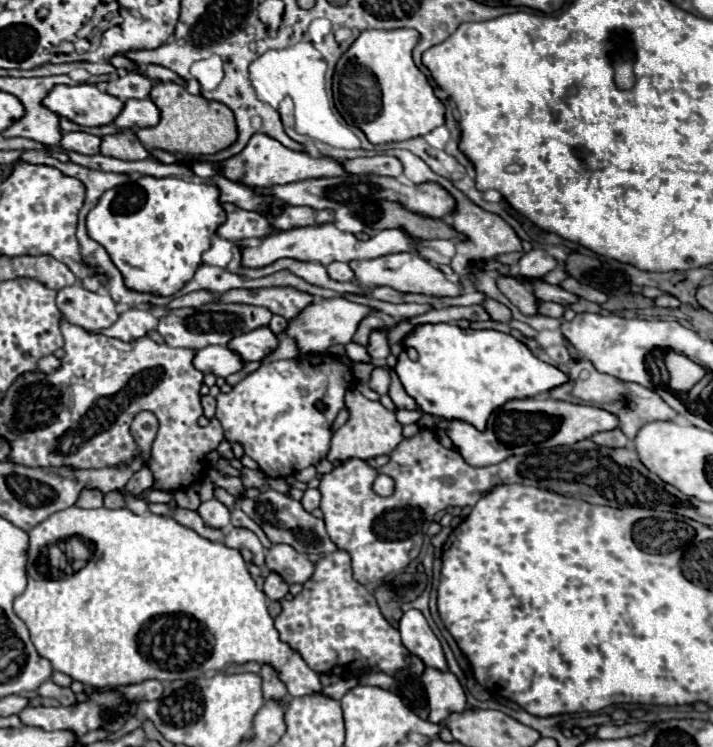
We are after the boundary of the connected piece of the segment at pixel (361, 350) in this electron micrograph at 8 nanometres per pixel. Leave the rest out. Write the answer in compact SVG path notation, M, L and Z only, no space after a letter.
M350 342L346 345L346 354L353 362L371 362L371 359L367 354L367 348L354 342Z

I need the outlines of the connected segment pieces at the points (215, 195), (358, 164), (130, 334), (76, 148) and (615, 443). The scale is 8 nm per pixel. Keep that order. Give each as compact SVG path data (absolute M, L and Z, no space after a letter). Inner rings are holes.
M141 176L139 180L131 180L131 182L127 182L127 184L119 186L119 188L107 190L107 192L99 198L97 206L87 214L87 232L89 232L89 236L91 236L95 242L99 242L99 244L107 250L107 254L111 256L111 262L113 262L113 264L117 266L117 270L121 272L123 282L125 282L125 286L127 286L129 290L147 292L147 294L155 294L155 296L173 296L173 294L177 294L177 292L193 278L193 272L201 266L201 254L209 248L211 236L215 234L215 230L217 230L223 222L225 222L225 210L221 208L219 190L217 190L215 186L211 186L211 184L195 184L195 182L189 182L189 180L183 180L183 178L173 178L173 176L169 176L169 178Z
M373 156L373 158L353 158L343 162L343 168L349 174L377 174L377 176L401 176L403 168L395 156Z
M129 308L119 316L119 320L113 326L105 328L103 334L129 342L147 336L153 330L157 330L157 318L147 308Z
M67 132L63 134L61 146L79 154L97 154L101 148L101 138L87 132Z
M613 428L609 432L597 432L597 434L591 436L591 440L595 444L609 446L609 448L621 448L621 446L627 446L629 444L629 438L619 428Z

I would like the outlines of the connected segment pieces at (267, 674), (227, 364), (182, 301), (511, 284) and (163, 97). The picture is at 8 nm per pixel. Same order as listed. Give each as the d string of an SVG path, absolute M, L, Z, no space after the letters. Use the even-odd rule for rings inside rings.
M269 666L261 668L261 678L263 678L263 698L265 700L285 700L287 696L287 688L285 684L277 678L275 670Z
M207 346L203 350L197 350L193 364L203 374L211 372L211 374L223 376L223 378L239 372L245 366L241 356L237 356L237 352L233 352L227 346Z
M191 292L191 294L187 294L187 296L181 296L181 298L173 298L173 302L169 304L171 308L183 308L183 306L201 306L201 304L207 304L207 302L211 302L213 298L211 298L211 292Z
M499 276L497 284L499 284L499 290L521 310L521 314L525 316L539 314L539 302L527 284L523 284L521 280L513 276L507 276L507 278Z
M157 82L149 98L161 110L161 122L153 128L141 128L135 132L147 148L159 148L165 152L173 152L175 156L207 156L229 148L237 140L235 116L221 102L193 96L183 86L173 82Z

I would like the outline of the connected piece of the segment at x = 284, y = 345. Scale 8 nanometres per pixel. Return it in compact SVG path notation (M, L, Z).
M283 336L281 342L279 342L279 348L269 354L267 358L263 358L263 362L273 362L273 360L291 360L291 358L297 358L301 356L301 352L297 352L297 344L293 344L293 340L289 340L289 336Z

